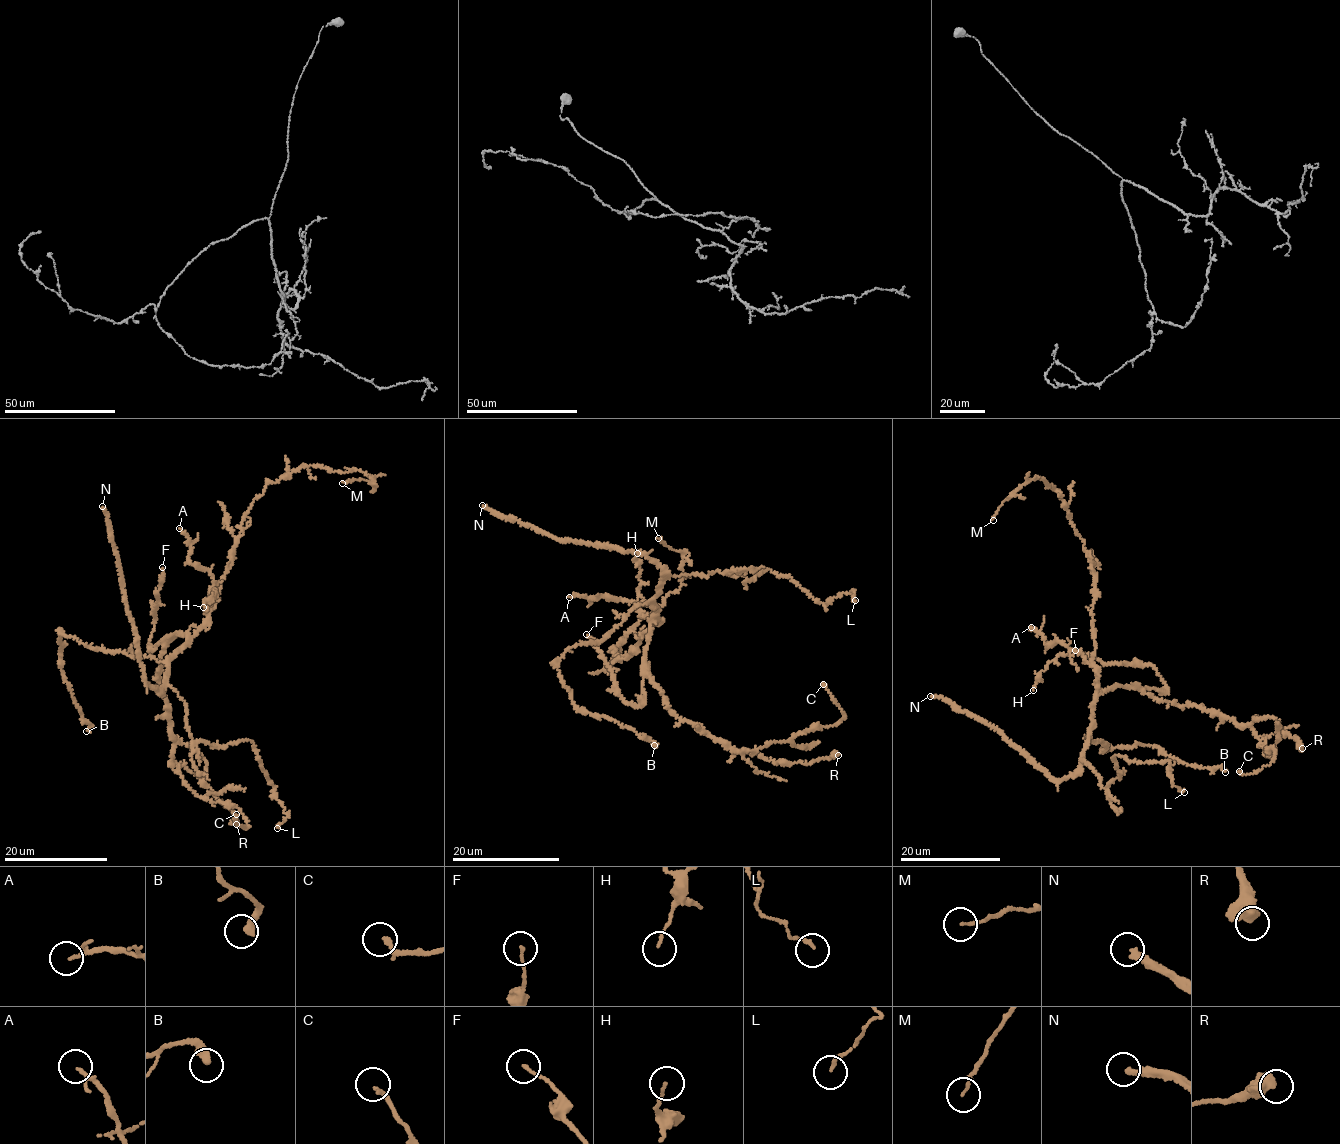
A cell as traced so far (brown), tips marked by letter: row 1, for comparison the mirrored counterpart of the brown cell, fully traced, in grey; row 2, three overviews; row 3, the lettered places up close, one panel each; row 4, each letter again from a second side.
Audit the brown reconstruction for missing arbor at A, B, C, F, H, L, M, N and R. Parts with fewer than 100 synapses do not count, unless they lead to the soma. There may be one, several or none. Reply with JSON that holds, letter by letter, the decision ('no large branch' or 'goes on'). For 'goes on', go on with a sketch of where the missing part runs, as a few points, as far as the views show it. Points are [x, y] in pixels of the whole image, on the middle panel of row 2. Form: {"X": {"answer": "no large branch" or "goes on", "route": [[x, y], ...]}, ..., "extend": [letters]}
{"A": {"answer": "no large branch"}, "B": {"answer": "no large branch"}, "C": {"answer": "no large branch"}, "F": {"answer": "no large branch"}, "H": {"answer": "no large branch"}, "L": {"answer": "no large branch"}, "M": {"answer": "no large branch"}, "N": {"answer": "goes on"}, "R": {"answer": "no large branch"}, "extend": ["N"]}

